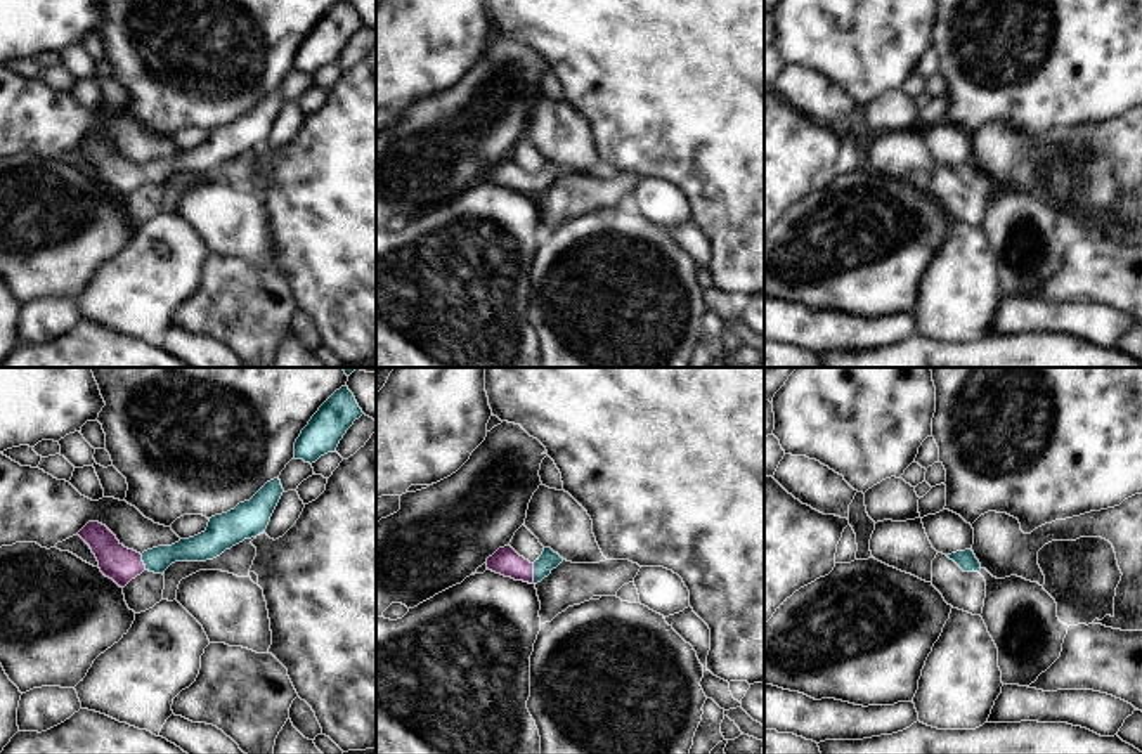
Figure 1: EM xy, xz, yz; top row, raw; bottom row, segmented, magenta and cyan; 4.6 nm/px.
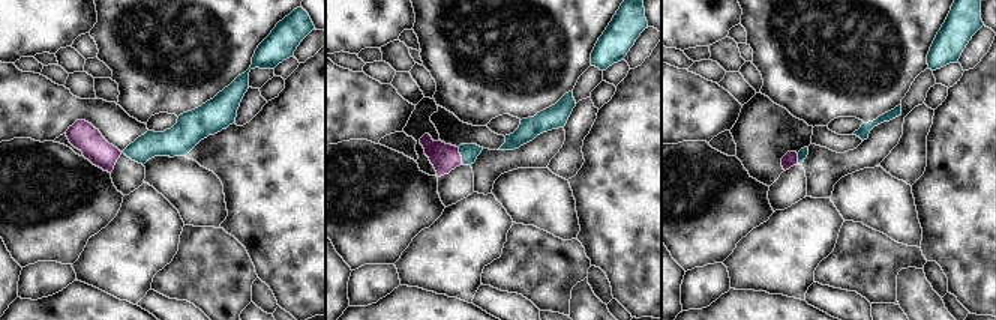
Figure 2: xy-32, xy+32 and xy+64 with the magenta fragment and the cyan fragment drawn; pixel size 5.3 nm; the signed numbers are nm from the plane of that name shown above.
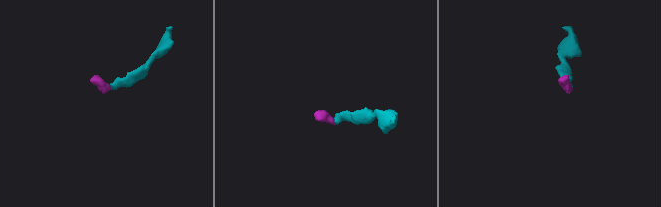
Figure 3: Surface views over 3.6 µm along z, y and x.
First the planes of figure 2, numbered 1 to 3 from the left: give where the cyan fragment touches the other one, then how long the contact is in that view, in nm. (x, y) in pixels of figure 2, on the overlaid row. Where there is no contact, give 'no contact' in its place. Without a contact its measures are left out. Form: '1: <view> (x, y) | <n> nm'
1: no contact
2: xy+32 (459, 155) | 90 nm
3: xy+64 (797, 158) | 60 nm

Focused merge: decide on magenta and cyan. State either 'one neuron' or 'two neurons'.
one neuron

